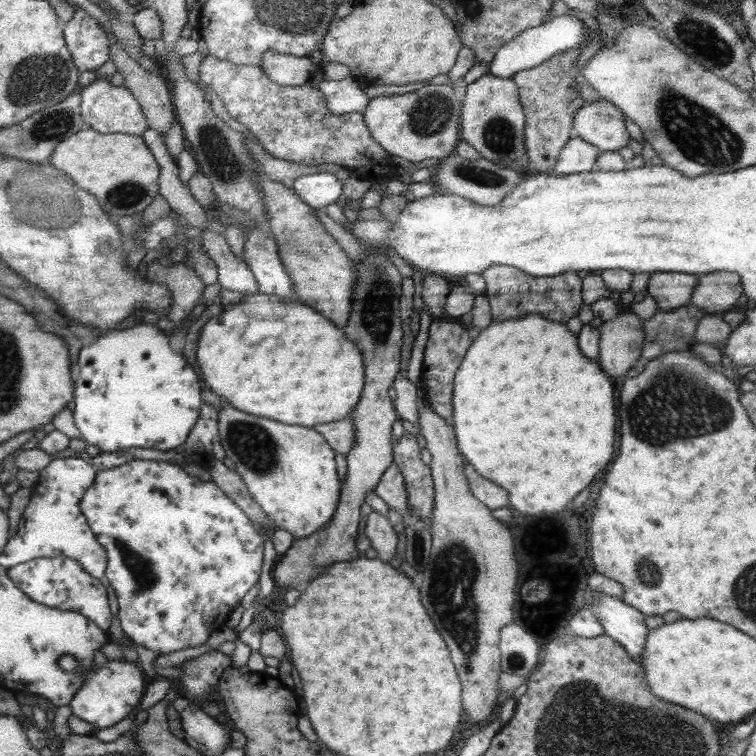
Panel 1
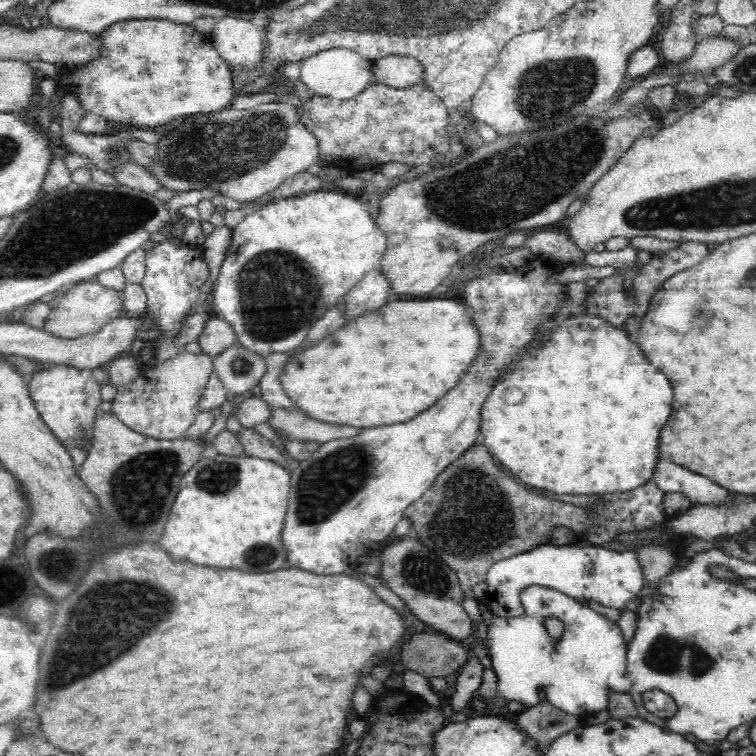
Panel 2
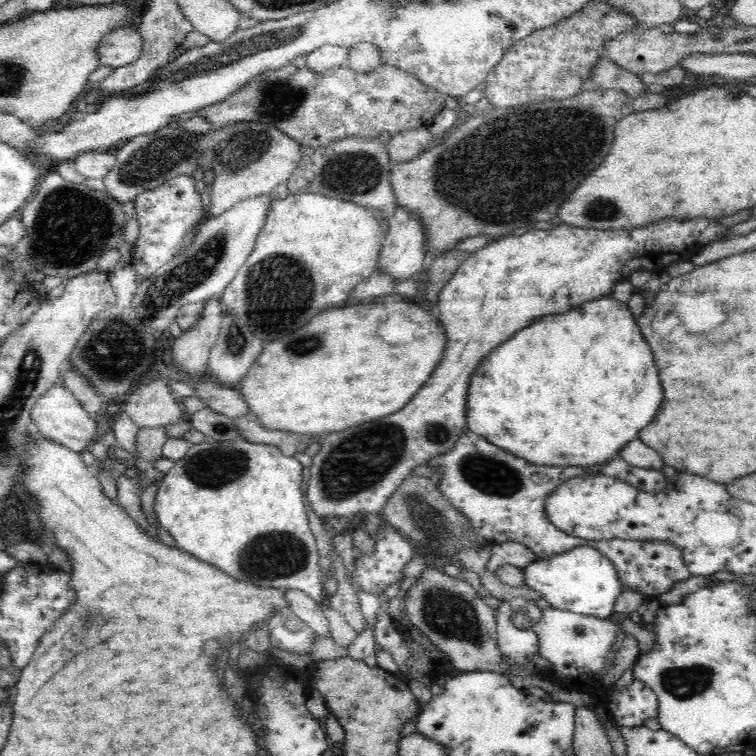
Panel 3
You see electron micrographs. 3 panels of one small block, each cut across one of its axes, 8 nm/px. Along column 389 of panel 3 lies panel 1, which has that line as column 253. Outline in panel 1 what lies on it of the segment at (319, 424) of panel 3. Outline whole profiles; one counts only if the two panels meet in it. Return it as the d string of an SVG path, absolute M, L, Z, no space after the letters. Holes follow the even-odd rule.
M279 300L254 304L237 302L227 306L218 318L204 324L196 348L196 360L212 394L222 396L236 410L262 418L274 418L276 422L288 425L311 428L350 416L364 386L360 348L356 348L330 320L297 300L288 300L288 304Z

